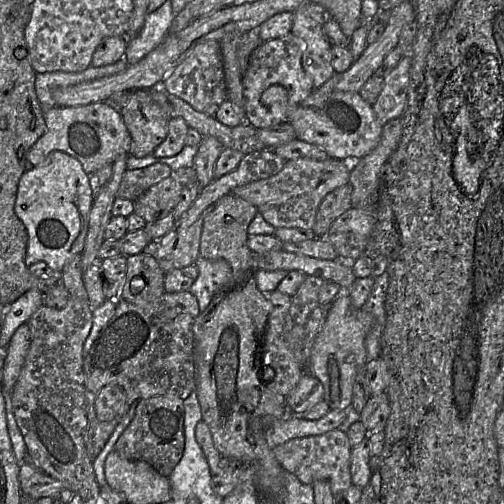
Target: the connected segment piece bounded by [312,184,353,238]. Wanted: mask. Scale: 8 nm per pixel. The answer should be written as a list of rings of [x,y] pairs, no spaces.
[[[349,184],[339,187],[329,193],[321,202],[314,227],[315,238],[325,238],[331,224],[352,207],[352,188]]]

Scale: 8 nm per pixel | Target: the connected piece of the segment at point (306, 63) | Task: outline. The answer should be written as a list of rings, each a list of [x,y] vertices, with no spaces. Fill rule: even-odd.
[[[314,2],[303,4],[293,14],[291,33],[302,44],[302,67],[316,90],[335,74],[332,45],[323,31],[323,25],[330,16],[323,6]]]

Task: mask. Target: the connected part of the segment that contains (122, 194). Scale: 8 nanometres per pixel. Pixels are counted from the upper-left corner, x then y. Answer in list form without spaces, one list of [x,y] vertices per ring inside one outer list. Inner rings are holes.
[[[162,163],[140,169],[126,170],[121,179],[117,197],[136,201],[151,186],[170,177],[171,173],[172,169]]]

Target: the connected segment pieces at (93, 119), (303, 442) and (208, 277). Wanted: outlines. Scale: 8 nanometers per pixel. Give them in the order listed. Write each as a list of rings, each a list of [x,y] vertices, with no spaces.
[[[107,102],[83,106],[53,106],[45,109],[43,115],[46,131],[27,152],[26,159],[34,166],[41,163],[50,152],[59,150],[79,160],[90,176],[103,166],[114,163],[118,156],[130,155],[132,139],[121,112]]]
[[[337,428],[320,435],[291,439],[274,446],[273,454],[282,468],[294,474],[302,483],[312,486],[315,481],[327,481],[331,492],[336,495],[352,484],[351,449],[352,446],[346,433]]]
[[[199,257],[195,263],[198,276],[188,291],[196,297],[202,312],[215,295],[234,287],[234,278],[231,265],[224,259]]]

